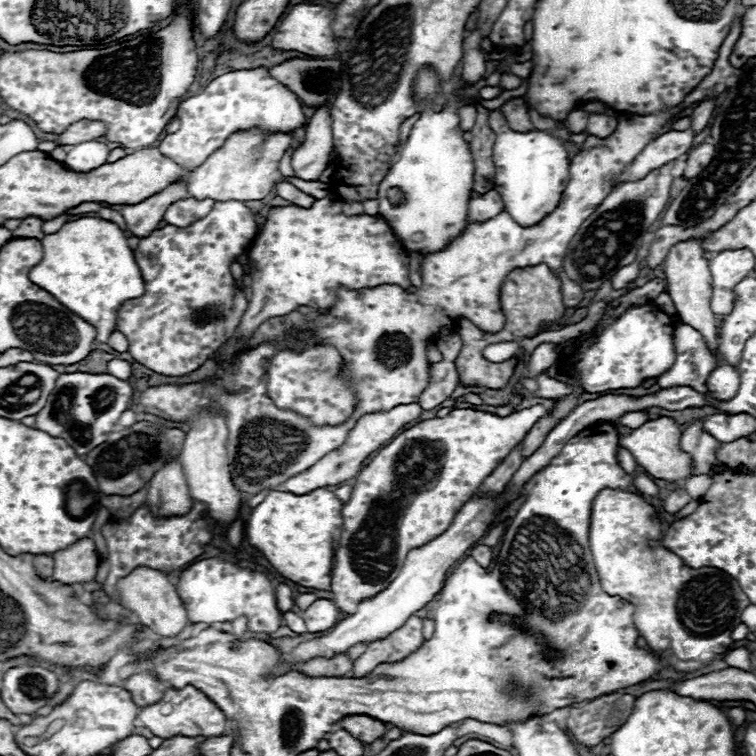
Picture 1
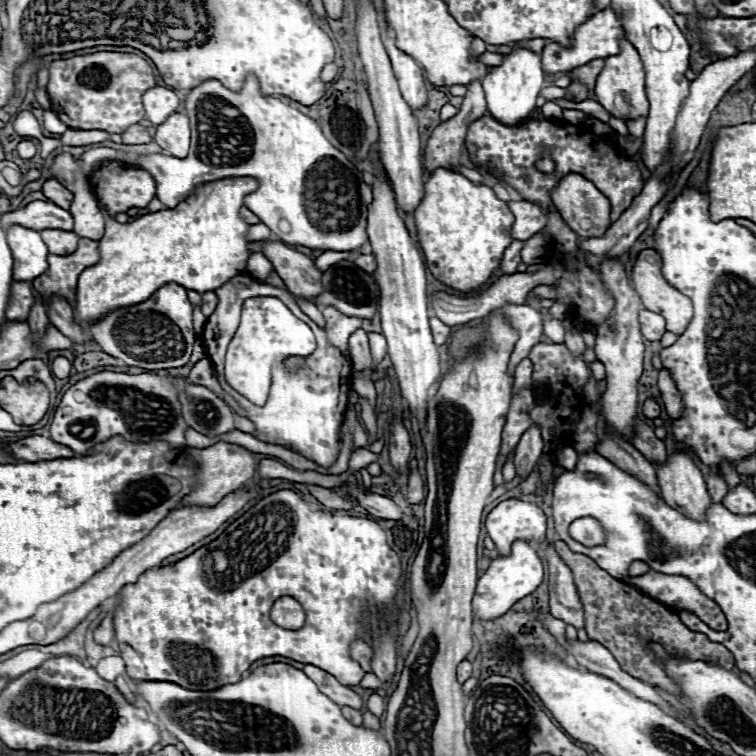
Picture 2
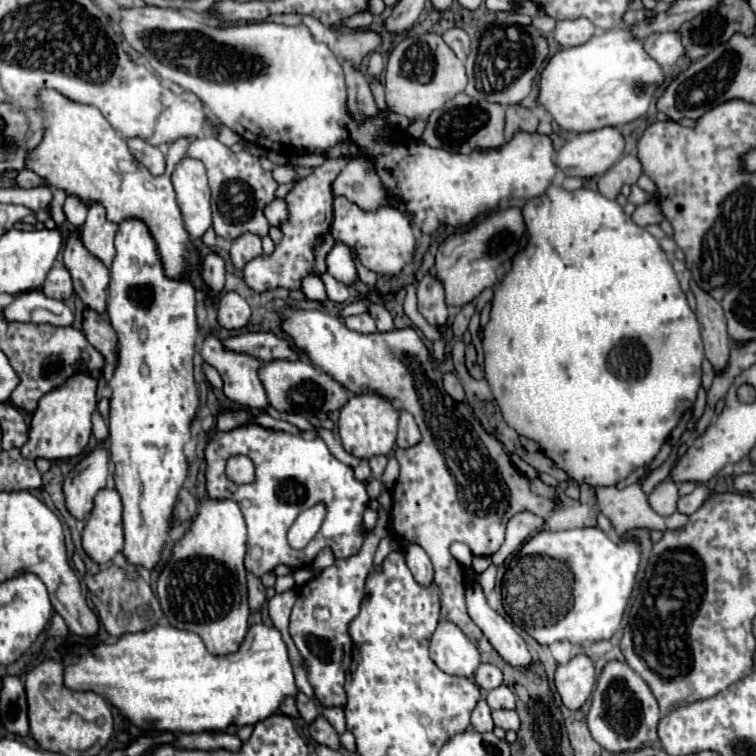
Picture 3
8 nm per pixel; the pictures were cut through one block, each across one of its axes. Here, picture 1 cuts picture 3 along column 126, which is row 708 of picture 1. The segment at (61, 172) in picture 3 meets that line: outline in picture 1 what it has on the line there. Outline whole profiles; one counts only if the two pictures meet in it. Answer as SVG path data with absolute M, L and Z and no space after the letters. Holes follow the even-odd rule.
M184 686L182 690L168 688L166 694L164 694L162 704L158 704L158 706L152 704L152 706L140 710L140 714L138 714L138 720L142 722L142 726L148 728L154 736L160 736L164 740L174 738L174 736L188 736L188 738L204 736L204 738L212 738L212 736L224 736L224 732L226 732L226 716L224 716L224 712L204 692L200 692L194 686Z

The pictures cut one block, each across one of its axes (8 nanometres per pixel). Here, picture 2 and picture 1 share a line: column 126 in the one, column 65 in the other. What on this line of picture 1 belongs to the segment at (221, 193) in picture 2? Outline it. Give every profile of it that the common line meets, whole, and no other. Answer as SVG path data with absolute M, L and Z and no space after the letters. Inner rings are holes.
M82 216L66 222L54 234L46 234L40 242L44 246L44 256L40 264L32 268L30 280L50 292L68 310L96 326L98 342L108 342L108 334L116 326L120 304L144 294L144 280L124 230L104 218Z

